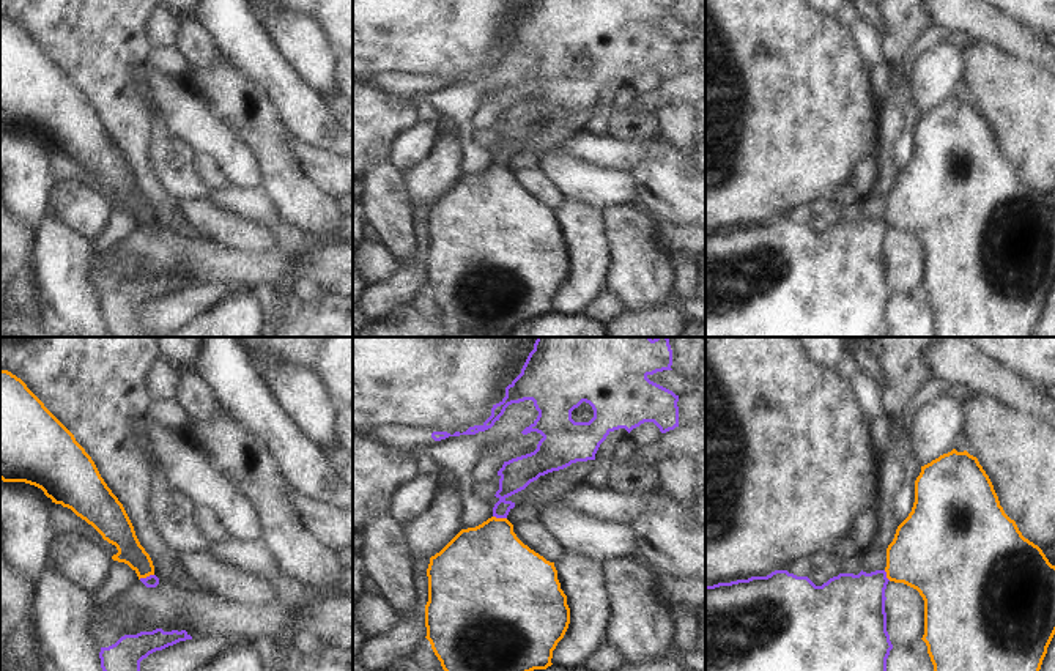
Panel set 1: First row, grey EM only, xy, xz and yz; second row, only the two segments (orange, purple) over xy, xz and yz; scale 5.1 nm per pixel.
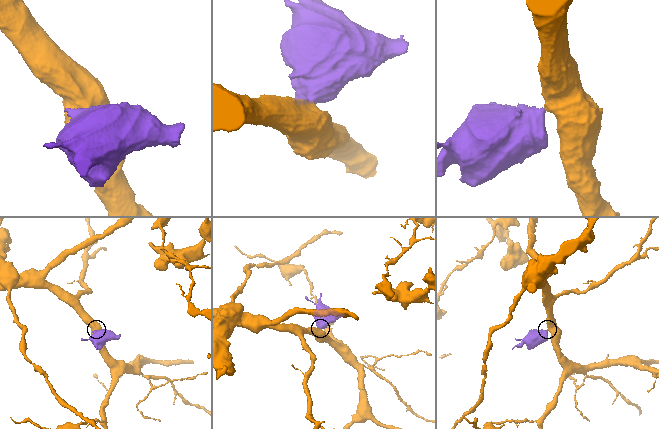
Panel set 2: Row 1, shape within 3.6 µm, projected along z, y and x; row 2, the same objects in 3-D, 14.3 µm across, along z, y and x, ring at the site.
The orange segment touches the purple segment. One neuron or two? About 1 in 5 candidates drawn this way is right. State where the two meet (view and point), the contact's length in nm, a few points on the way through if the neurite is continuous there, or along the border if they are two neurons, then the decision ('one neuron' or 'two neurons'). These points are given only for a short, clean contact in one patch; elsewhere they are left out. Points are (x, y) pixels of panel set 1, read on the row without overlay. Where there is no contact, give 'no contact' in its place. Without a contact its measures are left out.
meets orange in xy at (145, 224); contact 80 nm long; border along xy (153, 221), (139, 226); two neurons

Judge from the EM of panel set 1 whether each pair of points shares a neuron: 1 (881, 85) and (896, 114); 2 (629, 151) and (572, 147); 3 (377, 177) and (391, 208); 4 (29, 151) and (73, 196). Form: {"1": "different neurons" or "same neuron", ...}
{"1": "different neurons", "2": "same neuron", "3": "same neuron", "4": "different neurons"}

